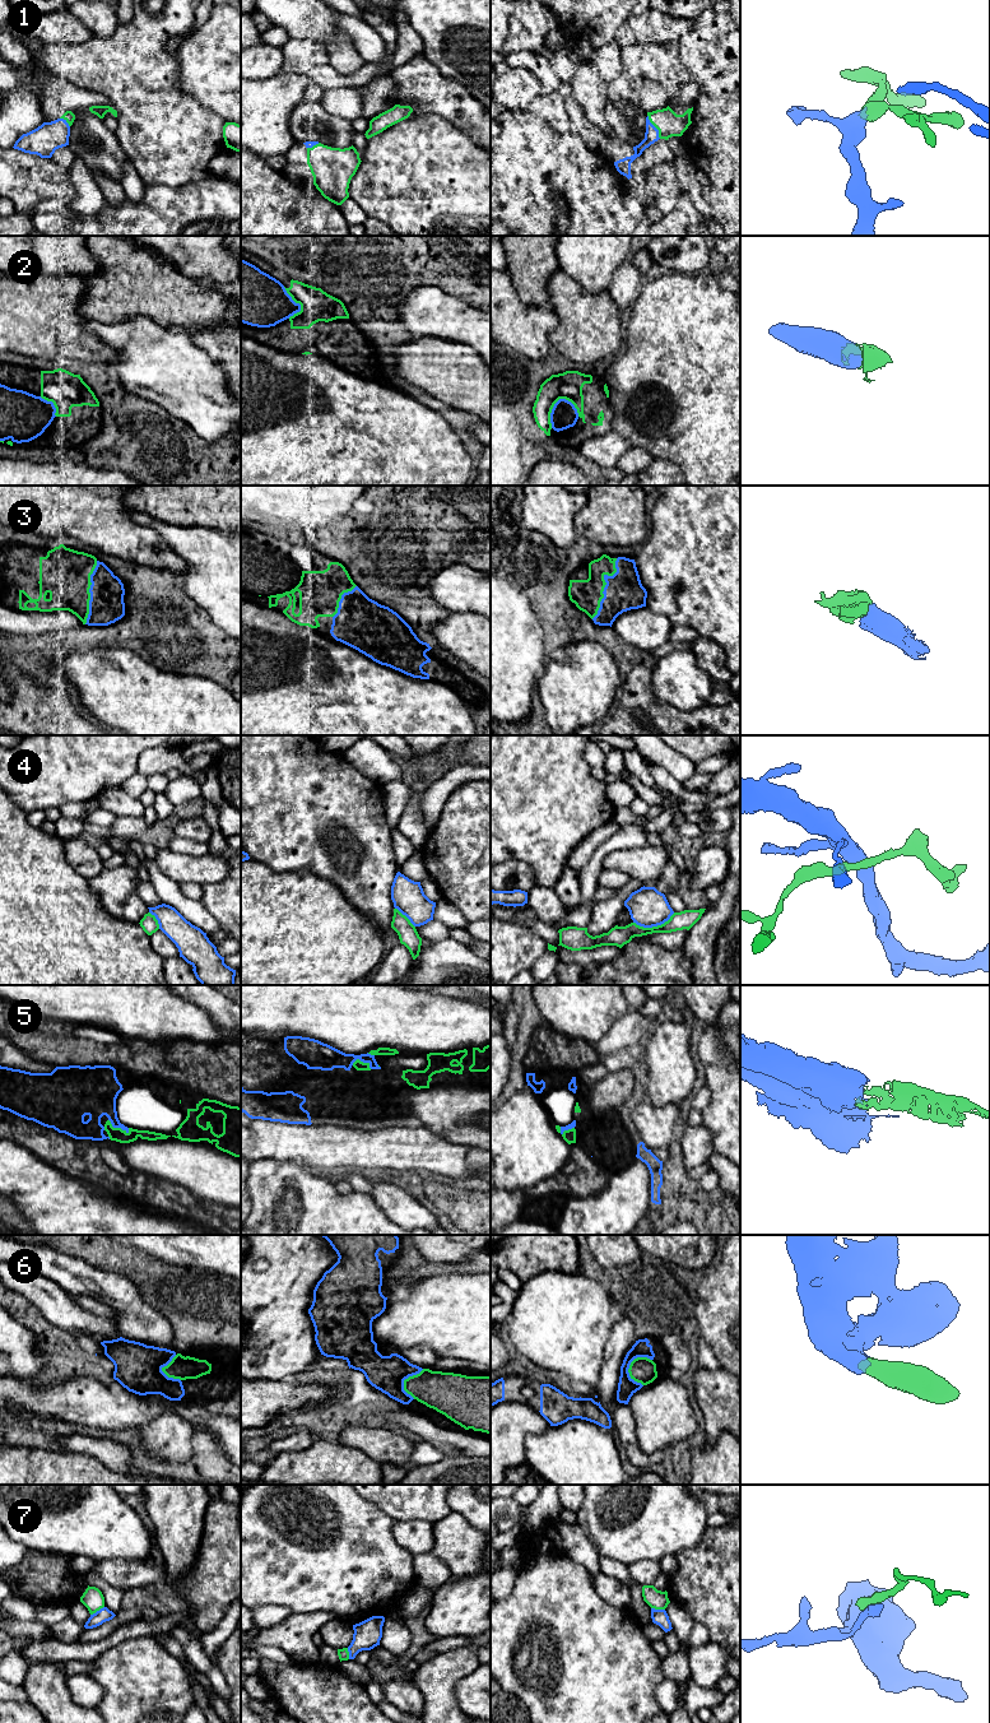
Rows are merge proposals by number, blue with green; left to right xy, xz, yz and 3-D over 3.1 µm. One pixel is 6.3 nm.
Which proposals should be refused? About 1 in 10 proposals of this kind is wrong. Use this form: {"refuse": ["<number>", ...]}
{"refuse": ["4", "7"]}

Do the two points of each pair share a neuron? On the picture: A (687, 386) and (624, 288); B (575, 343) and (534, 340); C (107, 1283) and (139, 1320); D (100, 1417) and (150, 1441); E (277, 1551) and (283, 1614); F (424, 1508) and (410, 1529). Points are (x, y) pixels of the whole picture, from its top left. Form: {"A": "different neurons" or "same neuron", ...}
{"A": "different neurons", "B": "different neurons", "C": "same neuron", "D": "different neurons", "E": "different neurons", "F": "different neurons"}

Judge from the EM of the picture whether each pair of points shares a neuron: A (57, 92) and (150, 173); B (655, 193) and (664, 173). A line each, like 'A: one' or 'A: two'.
A: two
B: one

